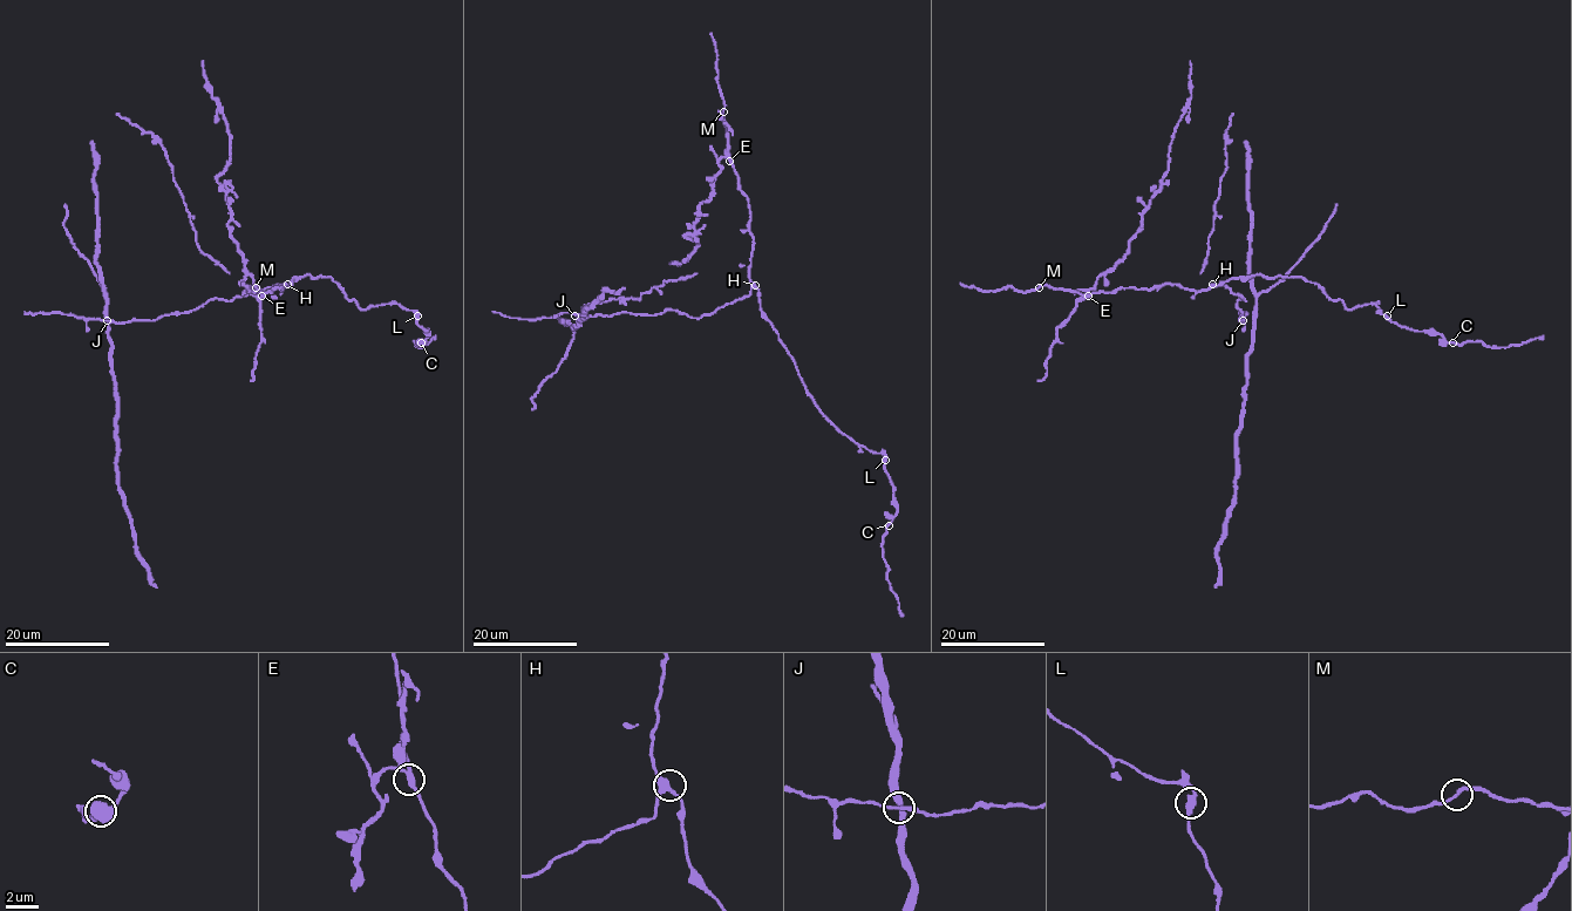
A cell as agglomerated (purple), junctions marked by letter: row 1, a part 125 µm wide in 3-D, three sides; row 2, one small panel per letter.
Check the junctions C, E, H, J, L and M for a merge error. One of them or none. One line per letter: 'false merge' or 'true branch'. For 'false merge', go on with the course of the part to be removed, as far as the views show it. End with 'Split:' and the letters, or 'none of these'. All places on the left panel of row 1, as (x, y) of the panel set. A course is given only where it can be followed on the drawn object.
C: true branch
E: false merge
H: true branch
J: true branch
L: true branch
M: true branch
Split: E

